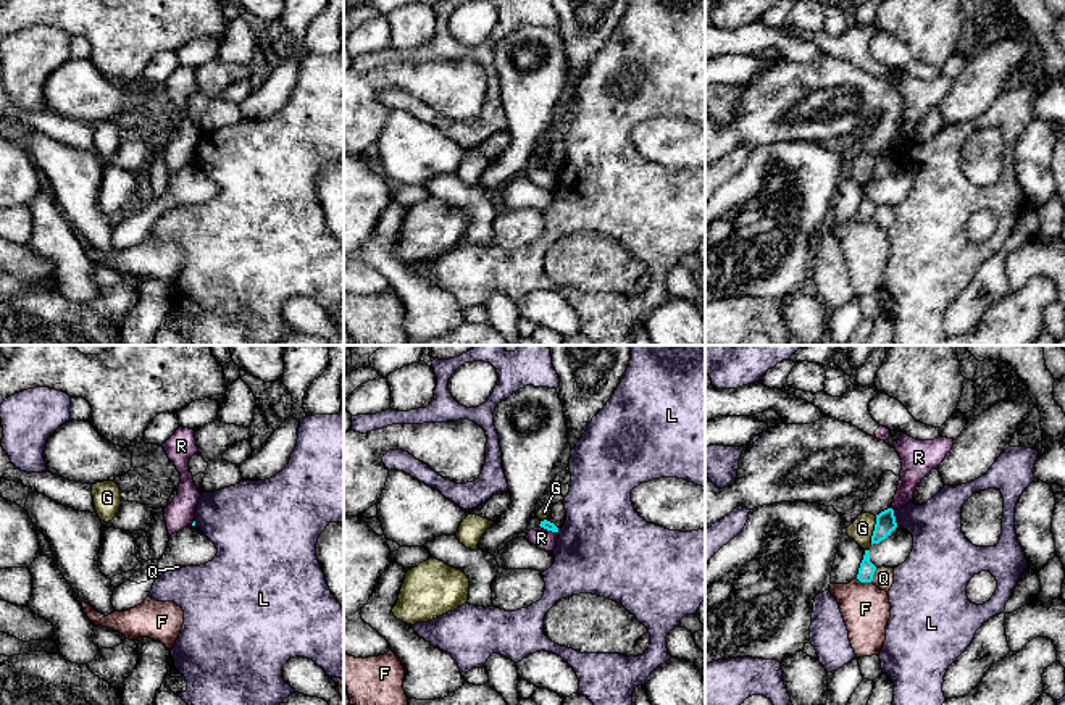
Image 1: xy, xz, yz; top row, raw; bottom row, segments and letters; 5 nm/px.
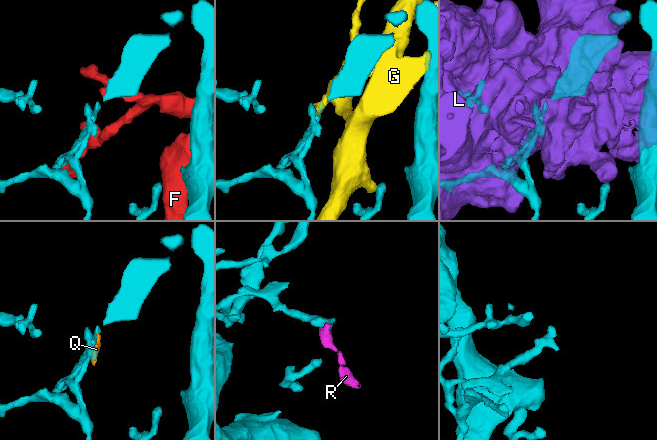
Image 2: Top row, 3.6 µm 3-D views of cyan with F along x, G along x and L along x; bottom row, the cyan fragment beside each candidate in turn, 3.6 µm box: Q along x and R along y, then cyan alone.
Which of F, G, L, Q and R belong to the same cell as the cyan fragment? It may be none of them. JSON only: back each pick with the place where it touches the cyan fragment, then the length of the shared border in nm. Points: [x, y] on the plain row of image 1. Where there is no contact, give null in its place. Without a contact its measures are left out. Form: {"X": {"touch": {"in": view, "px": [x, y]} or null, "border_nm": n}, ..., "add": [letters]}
{"add": []}

